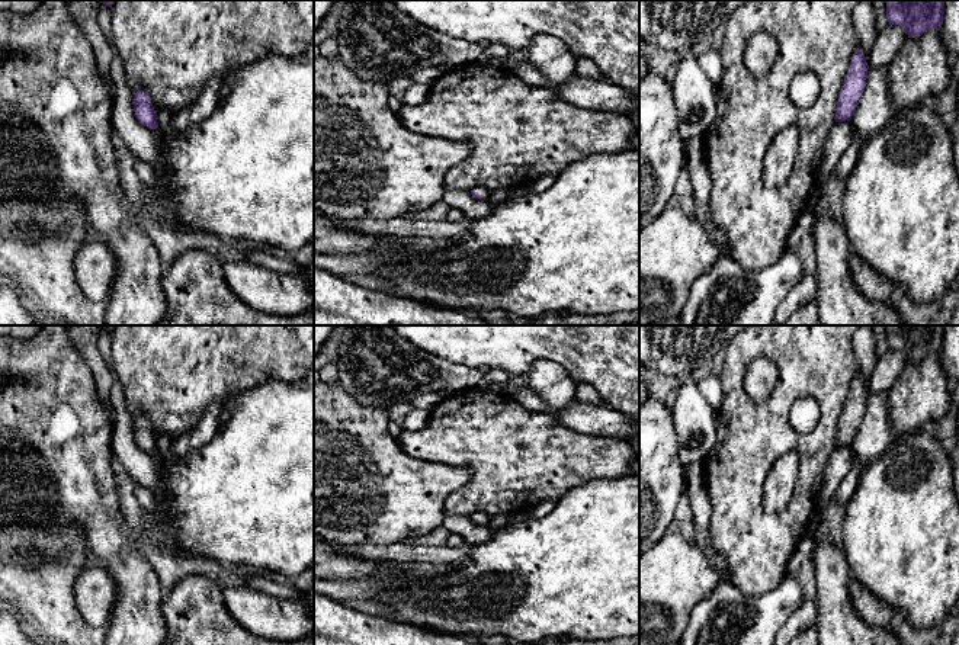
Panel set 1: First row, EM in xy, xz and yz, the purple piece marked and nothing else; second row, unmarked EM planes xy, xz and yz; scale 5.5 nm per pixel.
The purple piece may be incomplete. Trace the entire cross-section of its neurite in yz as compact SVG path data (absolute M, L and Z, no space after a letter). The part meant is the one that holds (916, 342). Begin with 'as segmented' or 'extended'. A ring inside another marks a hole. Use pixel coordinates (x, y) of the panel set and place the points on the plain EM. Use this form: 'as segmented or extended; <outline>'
as segmented; M886 325L885 328L889 350L902 352L911 363L942 353L944 325Z

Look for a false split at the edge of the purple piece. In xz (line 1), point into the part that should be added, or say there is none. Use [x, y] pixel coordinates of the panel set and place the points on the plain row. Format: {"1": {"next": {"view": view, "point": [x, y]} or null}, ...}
{"1": {"next": {"view": "xz", "point": [484, 517]}}}

